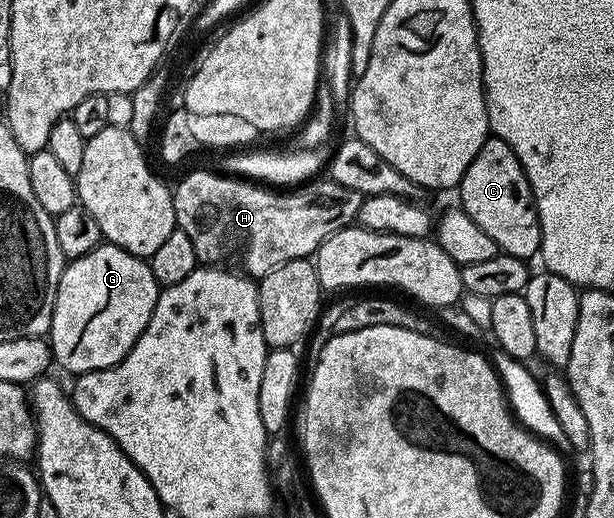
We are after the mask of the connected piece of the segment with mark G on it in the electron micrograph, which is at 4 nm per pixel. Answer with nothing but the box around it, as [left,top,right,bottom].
[48,242,160,374]

